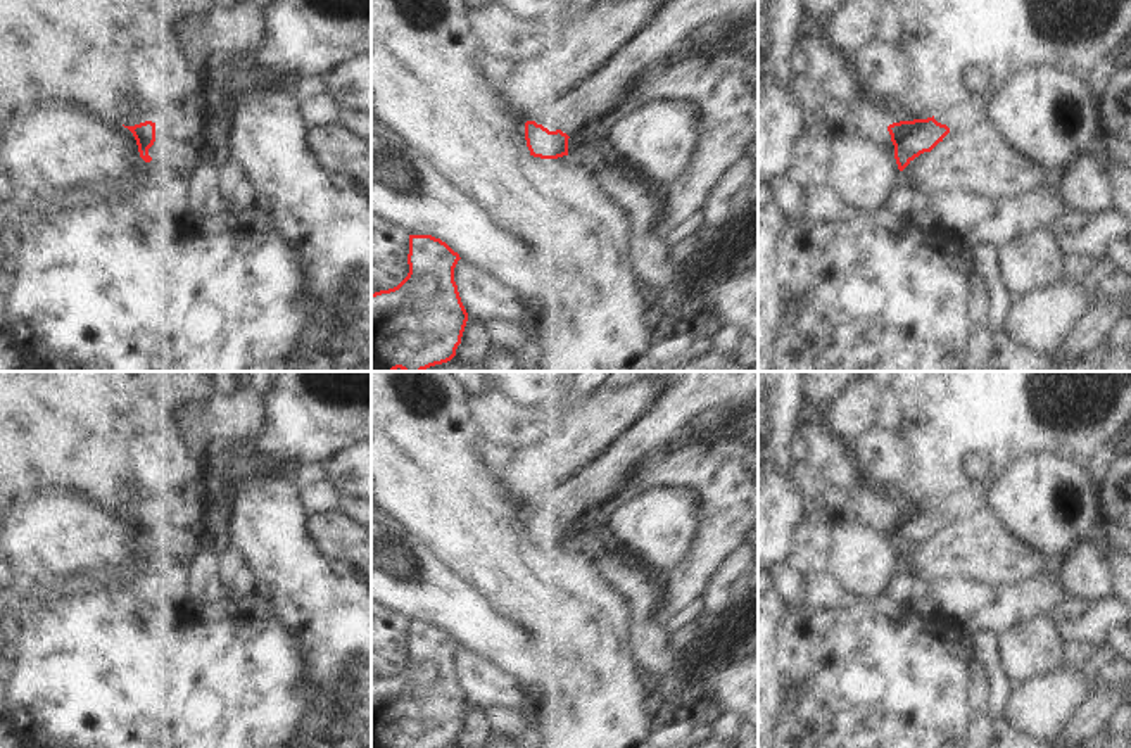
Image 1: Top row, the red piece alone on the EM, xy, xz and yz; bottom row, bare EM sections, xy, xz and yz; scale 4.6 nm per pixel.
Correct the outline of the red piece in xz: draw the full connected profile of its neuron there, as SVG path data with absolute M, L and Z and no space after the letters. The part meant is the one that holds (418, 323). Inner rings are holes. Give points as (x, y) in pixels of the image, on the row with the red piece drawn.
M409 235L408 276L394 288L371 294L371 371L423 371L456 356L468 321L454 282L459 259L440 238Z

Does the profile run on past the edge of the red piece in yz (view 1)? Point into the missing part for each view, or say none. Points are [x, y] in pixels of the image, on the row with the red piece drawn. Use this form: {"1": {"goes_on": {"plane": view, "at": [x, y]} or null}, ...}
{"1": {"goes_on": null}}

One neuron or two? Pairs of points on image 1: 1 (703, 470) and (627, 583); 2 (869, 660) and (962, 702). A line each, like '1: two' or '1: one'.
1: two
2: one

